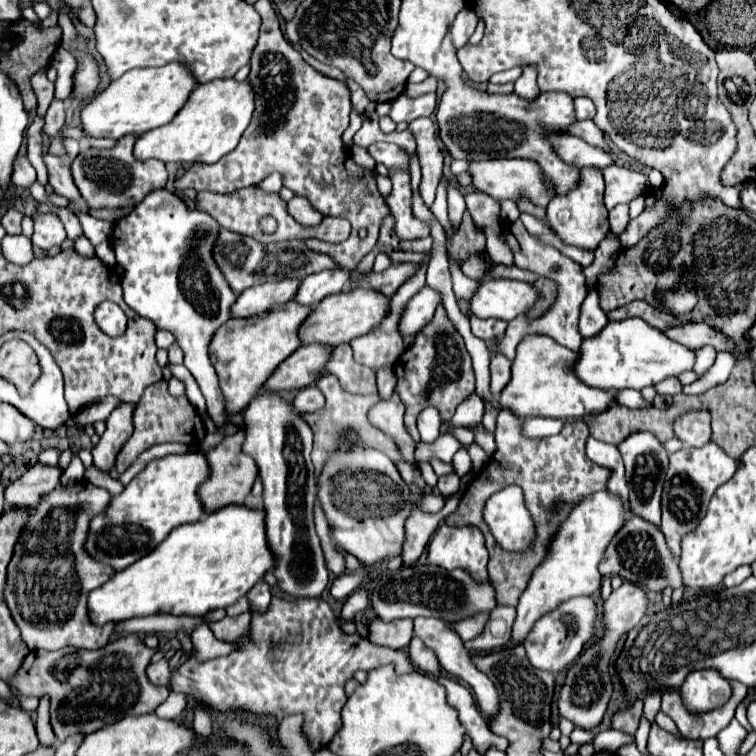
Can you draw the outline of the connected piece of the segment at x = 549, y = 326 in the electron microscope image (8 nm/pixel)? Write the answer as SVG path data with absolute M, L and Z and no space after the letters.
M519 220L515 224L509 224L507 226L505 238L507 238L507 244L513 248L515 266L525 268L525 270L531 270L531 272L535 272L539 276L553 278L553 282L557 282L557 290L559 292L557 292L557 302L553 302L553 306L545 314L541 314L541 318L535 318L533 322L529 322L529 318L521 316L521 318L515 318L513 322L509 322L505 336L501 336L499 342L491 342L489 344L491 354L503 354L509 360L513 360L515 358L517 344L527 334L547 334L555 342L563 344L565 348L569 348L573 352L579 350L579 342L581 342L581 334L577 330L577 324L579 324L579 308L581 308L581 304L583 304L583 300L587 296L587 286L585 286L585 278L583 278L581 266L577 262L573 262L571 258L567 258L565 254L561 254L555 246L543 246L537 238L533 238L533 234L529 234L525 230L525 226Z

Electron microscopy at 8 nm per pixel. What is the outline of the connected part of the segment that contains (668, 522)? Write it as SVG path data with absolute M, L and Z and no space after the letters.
M707 442L701 448L681 448L679 452L673 452L669 456L669 470L665 474L663 484L663 524L661 530L665 534L665 542L669 550L673 550L673 556L681 556L681 536L691 532L699 520L705 516L705 510L709 506L711 496L715 490L725 484L737 470L737 462L729 458L715 442Z

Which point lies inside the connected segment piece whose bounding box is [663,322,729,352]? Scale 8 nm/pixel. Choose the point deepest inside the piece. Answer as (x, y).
(692, 336)

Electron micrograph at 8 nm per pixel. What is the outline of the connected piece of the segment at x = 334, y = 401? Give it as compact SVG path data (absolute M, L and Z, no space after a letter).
M323 374L321 380L317 380L317 386L319 386L319 390L323 392L323 396L325 396L327 402L325 402L325 406L323 406L321 410L303 416L305 422L311 426L311 430L313 430L313 434L315 434L315 444L313 444L315 474L321 472L321 468L323 468L323 464L325 464L329 452L331 452L331 450L335 448L335 444L339 442L339 436L365 442L365 444L369 444L371 448L377 448L377 450L385 452L387 456L391 456L393 462L401 460L395 442L393 442L391 438L387 438L381 430L373 428L373 426L369 424L369 420L367 420L367 410L369 410L373 404L379 402L379 394L371 394L371 396L349 394L349 392L345 392L345 390L339 386L339 382L337 382L337 378L333 378L333 374Z

